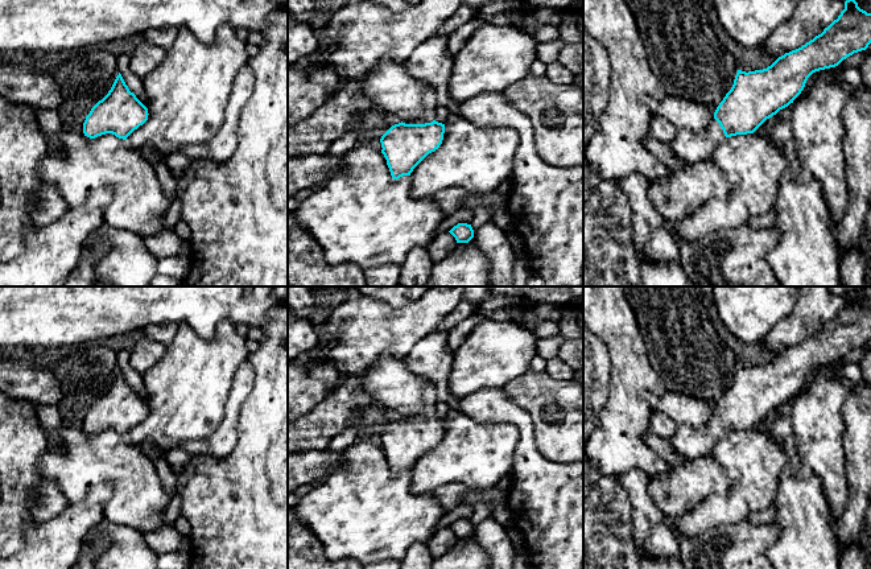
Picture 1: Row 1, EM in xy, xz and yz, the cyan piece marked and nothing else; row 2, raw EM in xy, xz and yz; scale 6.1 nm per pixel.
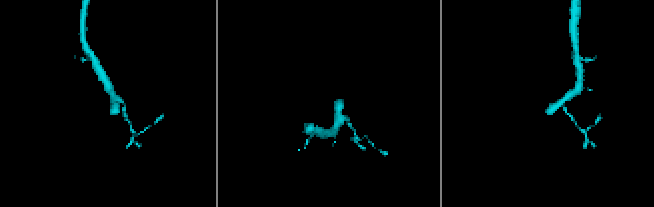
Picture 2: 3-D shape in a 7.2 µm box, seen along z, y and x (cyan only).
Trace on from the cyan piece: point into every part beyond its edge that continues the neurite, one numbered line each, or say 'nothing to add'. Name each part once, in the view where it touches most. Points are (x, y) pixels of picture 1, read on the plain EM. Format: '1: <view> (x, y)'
1: xz (429, 392)

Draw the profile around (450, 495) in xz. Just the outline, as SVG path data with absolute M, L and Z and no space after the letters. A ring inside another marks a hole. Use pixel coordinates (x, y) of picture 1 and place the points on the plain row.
M462 483L443 485L434 490L432 495L445 507L446 511L462 504L468 487Z

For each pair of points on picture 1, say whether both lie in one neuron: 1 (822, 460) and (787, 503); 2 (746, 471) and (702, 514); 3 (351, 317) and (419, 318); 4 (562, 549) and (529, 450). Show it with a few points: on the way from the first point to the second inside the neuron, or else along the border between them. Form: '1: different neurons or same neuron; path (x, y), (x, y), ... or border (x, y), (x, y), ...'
1: different neurons; border (796, 450), (797, 474), (814, 478), (826, 502)
2: same neuron; path (744, 486), (722, 508), (717, 510)
3: same neuron; path (368, 318), (401, 318)
4: same neuron; path (562, 524), (562, 512), (544, 494), (533, 475)

